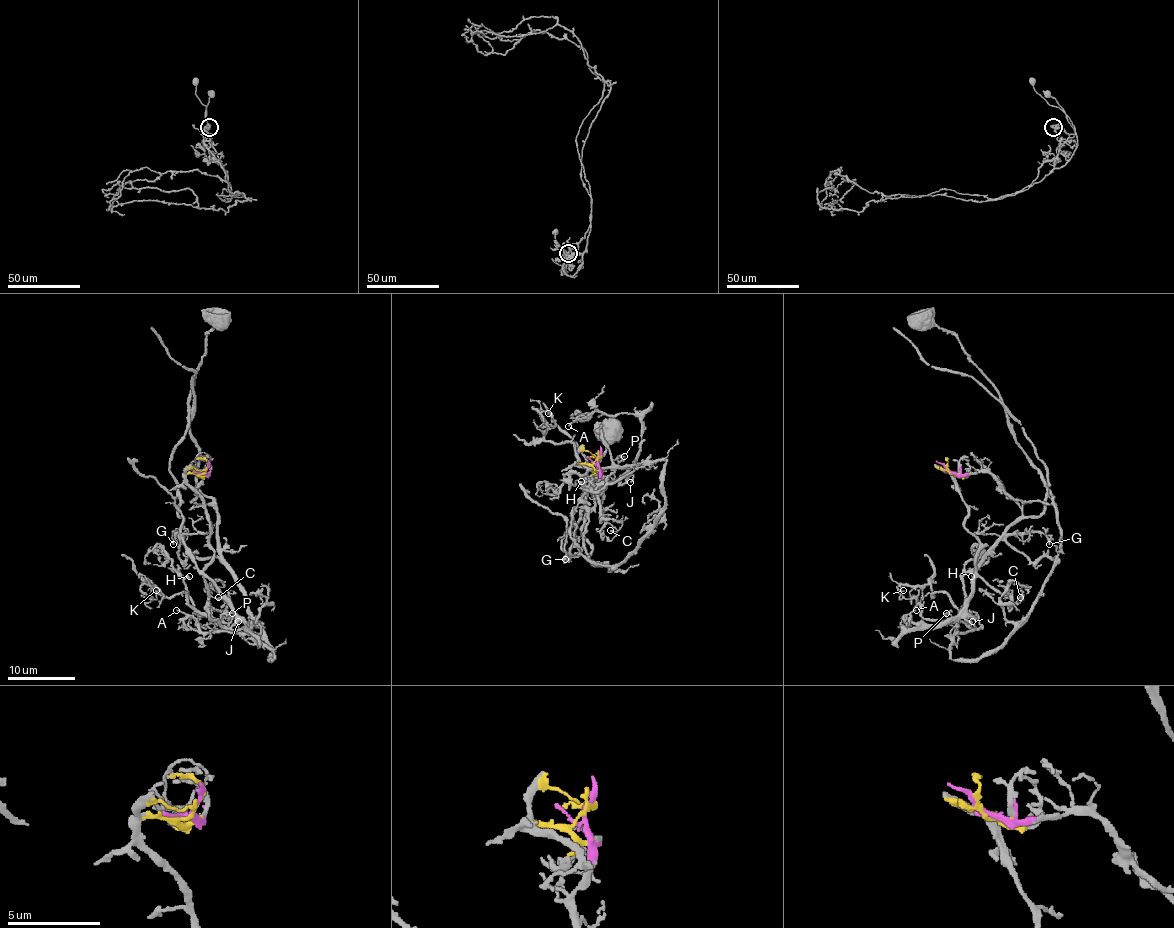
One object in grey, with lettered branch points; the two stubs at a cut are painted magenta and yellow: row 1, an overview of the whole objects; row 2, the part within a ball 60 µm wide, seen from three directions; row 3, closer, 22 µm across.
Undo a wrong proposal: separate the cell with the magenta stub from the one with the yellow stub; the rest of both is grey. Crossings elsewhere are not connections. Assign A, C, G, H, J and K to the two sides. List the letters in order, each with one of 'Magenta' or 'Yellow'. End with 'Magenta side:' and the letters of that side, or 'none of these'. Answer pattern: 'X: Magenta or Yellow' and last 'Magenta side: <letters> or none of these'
A: Yellow
C: Yellow
G: Magenta
H: Yellow
J: Yellow
K: Yellow
Magenta side: G

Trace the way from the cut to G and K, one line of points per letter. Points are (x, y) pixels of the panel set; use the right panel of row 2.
G: (947, 470), (989, 472), (1014, 499), (1055, 504), (1053, 558), (1033, 561), (1006, 538), (1041, 533), (1050, 544)
K: (947, 470), (979, 541), (971, 600), (957, 627), (950, 598), (903, 590)

